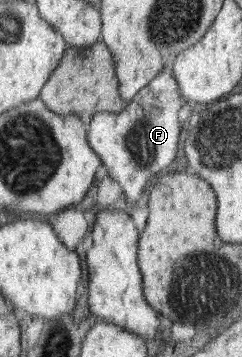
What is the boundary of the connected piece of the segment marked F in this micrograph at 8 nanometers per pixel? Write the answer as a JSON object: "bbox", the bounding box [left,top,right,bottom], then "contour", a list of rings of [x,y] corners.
{"bbox":[88,65,182,203],"contour":[[[168,65],[121,112],[96,112],[89,122],[88,143],[105,164],[107,174],[119,183],[123,196],[130,203],[136,203],[147,182],[159,170],[168,169],[177,158],[182,124],[177,116],[182,96],[178,81]]]}

